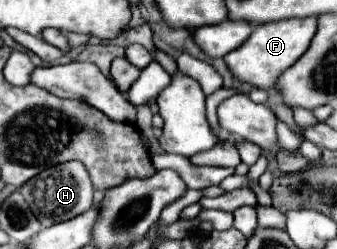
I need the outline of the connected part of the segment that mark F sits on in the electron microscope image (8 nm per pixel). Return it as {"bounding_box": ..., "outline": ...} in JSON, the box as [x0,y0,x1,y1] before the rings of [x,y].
{"bounding_box":[224,16,316,90],"outline":[[[310,16],[310,20],[282,20],[278,24],[262,24],[262,28],[252,30],[250,38],[242,46],[226,54],[224,62],[236,80],[268,90],[274,86],[274,76],[278,76],[278,72],[284,72],[306,52],[314,32],[316,16]]]}

